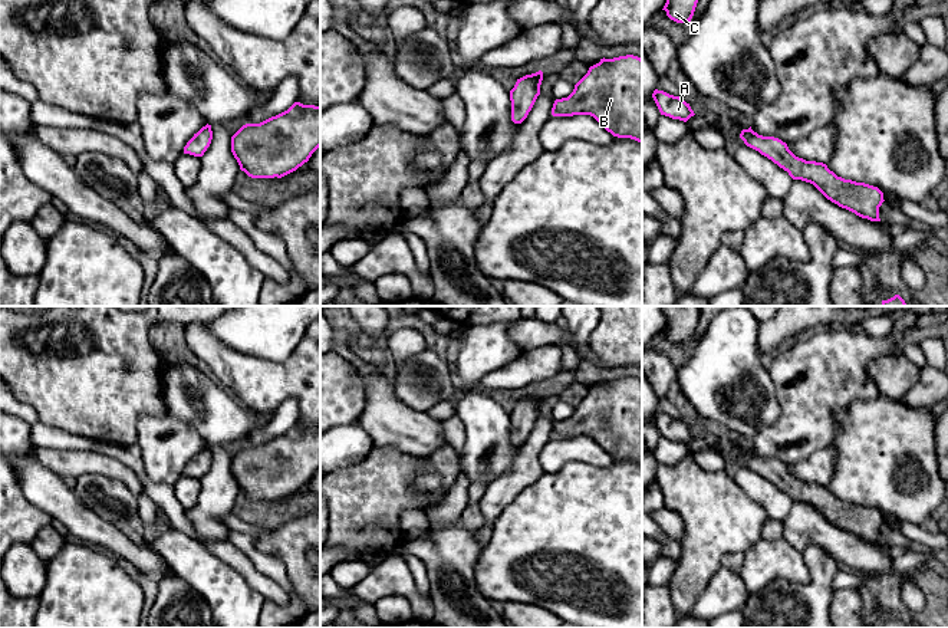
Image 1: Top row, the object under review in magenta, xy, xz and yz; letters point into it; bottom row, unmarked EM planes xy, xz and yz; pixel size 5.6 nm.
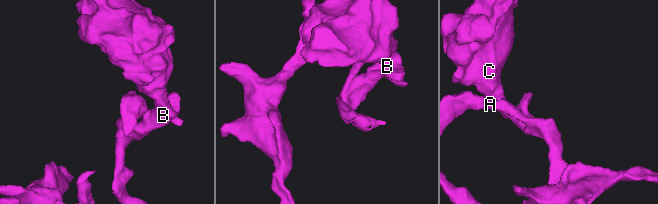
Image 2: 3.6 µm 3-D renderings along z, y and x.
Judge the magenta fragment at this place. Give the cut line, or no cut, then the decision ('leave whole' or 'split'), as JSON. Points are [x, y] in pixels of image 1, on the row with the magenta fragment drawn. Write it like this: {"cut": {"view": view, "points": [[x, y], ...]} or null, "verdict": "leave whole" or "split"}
{"cut": null, "verdict": "leave whole"}

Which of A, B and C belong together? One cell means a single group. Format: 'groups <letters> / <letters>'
groups A B C

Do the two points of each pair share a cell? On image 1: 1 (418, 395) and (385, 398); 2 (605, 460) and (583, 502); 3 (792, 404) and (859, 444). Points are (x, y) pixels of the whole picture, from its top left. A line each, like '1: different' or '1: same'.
1: different
2: different
3: different

